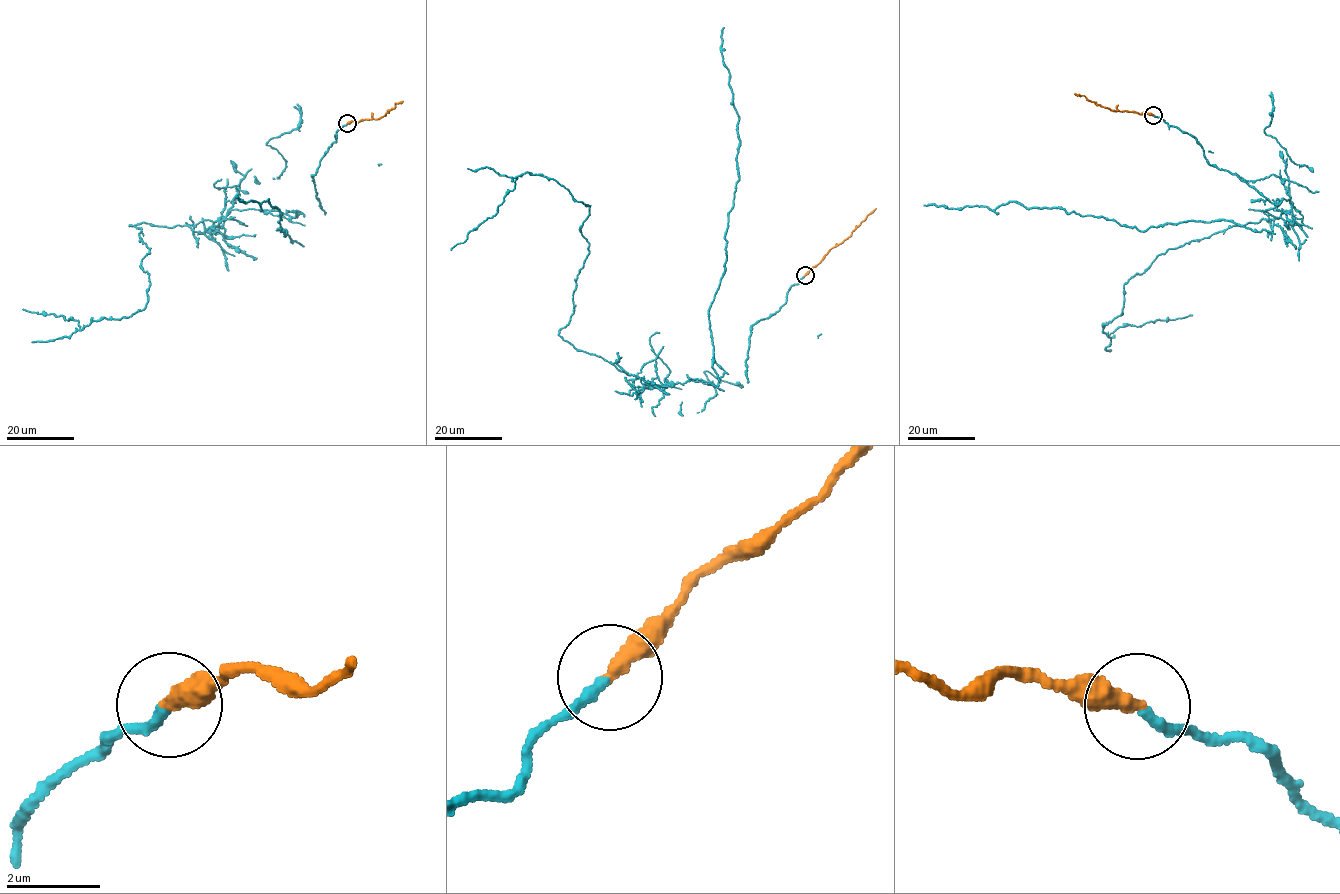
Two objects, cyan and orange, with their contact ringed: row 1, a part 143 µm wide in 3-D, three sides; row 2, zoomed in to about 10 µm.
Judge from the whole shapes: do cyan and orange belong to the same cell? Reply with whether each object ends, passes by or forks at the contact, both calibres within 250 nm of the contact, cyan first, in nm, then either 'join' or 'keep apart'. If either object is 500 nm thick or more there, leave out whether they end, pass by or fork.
cyan ends there; orange ends there; 200 nm thick on the cyan side, 380 nm on the other; keep apart

